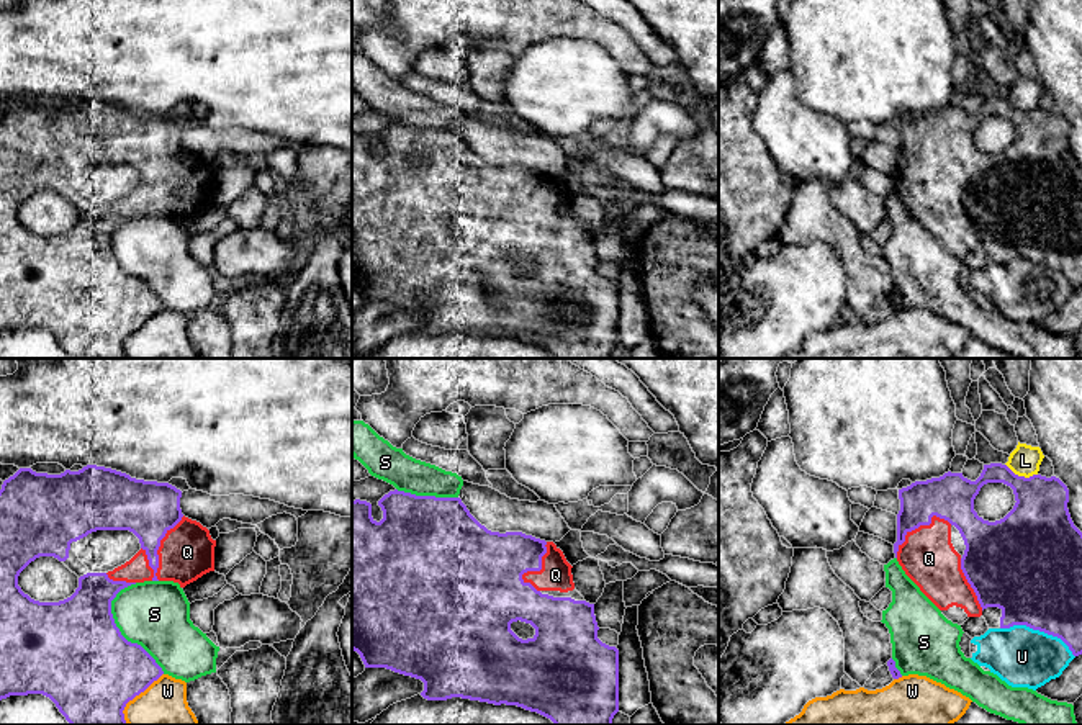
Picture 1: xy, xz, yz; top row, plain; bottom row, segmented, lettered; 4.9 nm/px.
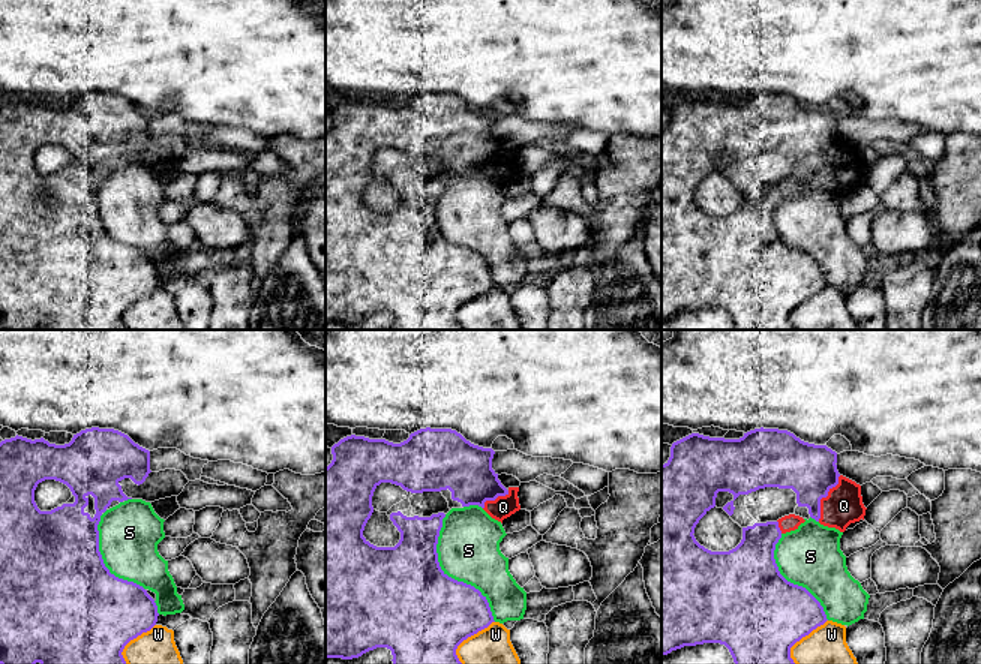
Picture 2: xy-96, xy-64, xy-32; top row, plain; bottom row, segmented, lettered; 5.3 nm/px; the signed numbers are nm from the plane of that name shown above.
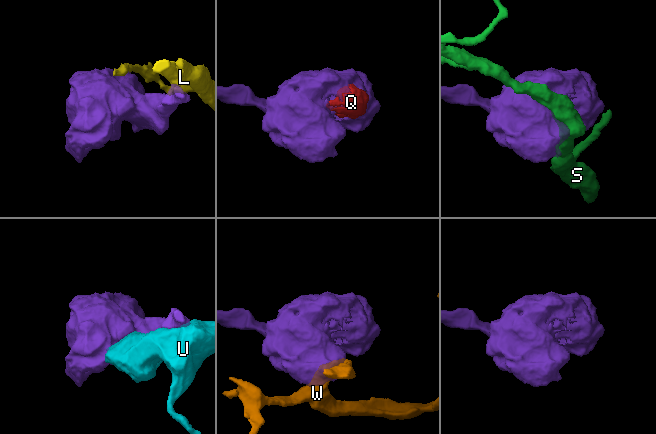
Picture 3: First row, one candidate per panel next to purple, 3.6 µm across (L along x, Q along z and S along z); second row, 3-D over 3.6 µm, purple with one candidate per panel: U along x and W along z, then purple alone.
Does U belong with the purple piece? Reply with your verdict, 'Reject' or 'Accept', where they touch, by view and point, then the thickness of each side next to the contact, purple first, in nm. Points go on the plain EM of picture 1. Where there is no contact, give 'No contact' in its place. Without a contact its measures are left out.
Reject. Touches purple at yz (1040, 264). Thickness 440 nm (purple) against 300 nm

